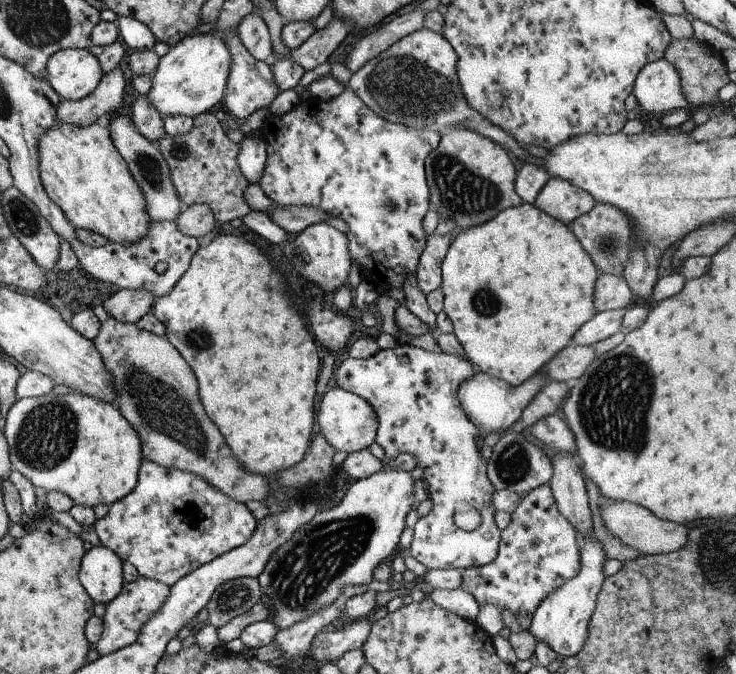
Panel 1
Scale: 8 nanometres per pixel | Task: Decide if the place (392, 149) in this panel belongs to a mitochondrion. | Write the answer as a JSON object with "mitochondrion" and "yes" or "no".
{"mitochondrion":"no"}

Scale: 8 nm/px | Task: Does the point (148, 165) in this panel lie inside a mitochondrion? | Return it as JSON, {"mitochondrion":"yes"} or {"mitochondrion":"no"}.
{"mitochondrion":"yes"}

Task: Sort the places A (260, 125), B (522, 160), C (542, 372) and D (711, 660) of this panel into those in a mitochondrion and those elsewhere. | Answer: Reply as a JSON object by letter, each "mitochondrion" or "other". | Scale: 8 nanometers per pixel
{"A":"other","B":"other","C":"other","D":"other"}

